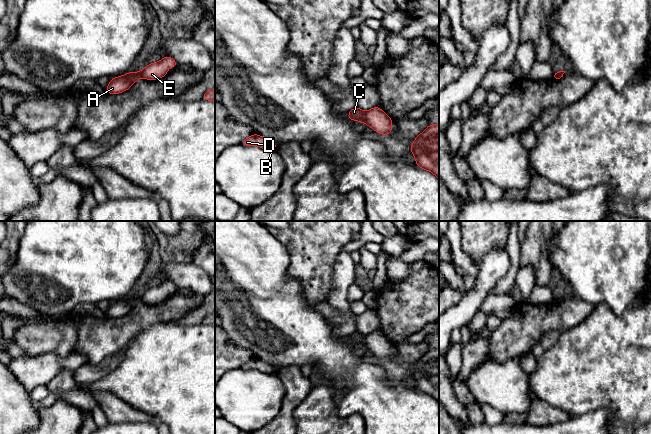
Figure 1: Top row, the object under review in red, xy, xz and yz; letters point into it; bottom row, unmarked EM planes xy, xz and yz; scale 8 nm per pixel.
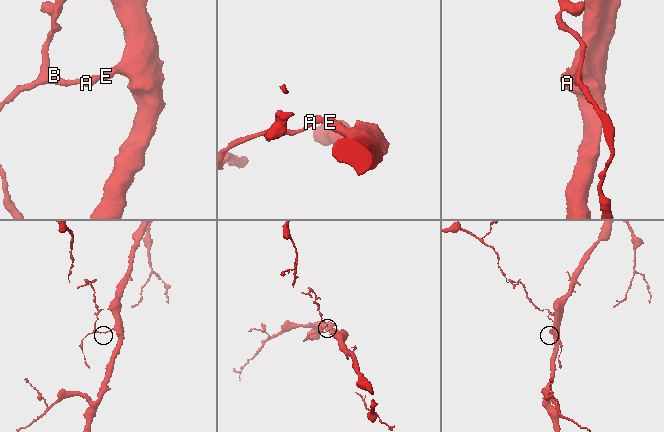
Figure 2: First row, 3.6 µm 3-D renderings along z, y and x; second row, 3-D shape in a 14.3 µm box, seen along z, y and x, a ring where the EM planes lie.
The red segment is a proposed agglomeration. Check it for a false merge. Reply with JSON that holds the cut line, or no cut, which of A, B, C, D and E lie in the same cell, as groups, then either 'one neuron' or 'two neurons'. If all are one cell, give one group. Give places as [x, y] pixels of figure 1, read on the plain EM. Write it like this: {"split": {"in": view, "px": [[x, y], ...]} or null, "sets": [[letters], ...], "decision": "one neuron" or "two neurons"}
{"split": {"in": "xz", "px": [[365, 336], [363, 345]]}, "sets": [["A", "B", "C", "D"], ["E"]], "decision": "two neurons"}

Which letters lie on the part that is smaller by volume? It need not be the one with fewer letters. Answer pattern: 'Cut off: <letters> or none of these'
Cut off: A, B, C, D

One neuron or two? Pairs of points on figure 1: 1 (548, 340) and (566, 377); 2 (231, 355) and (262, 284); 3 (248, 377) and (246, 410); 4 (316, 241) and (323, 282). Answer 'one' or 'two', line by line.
1: two
2: two
3: one
4: one

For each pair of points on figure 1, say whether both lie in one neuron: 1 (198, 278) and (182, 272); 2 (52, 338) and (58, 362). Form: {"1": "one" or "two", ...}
{"1": "one", "2": "two"}

